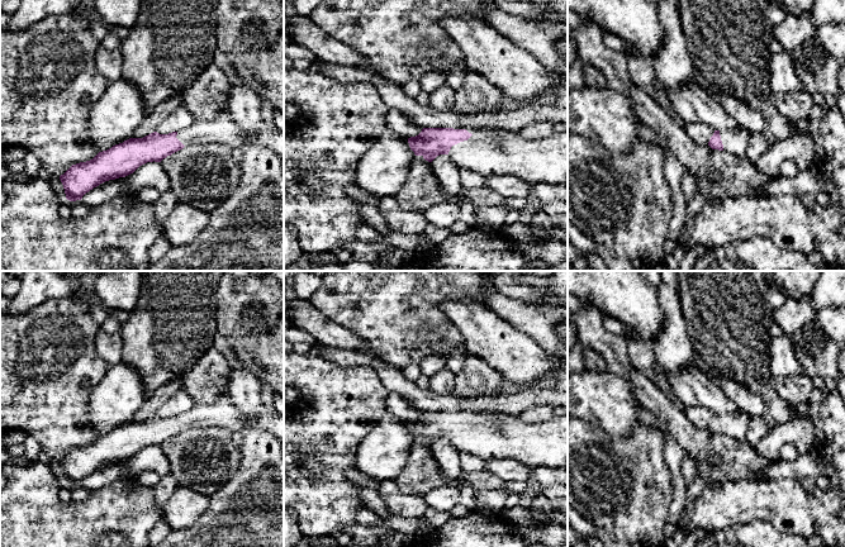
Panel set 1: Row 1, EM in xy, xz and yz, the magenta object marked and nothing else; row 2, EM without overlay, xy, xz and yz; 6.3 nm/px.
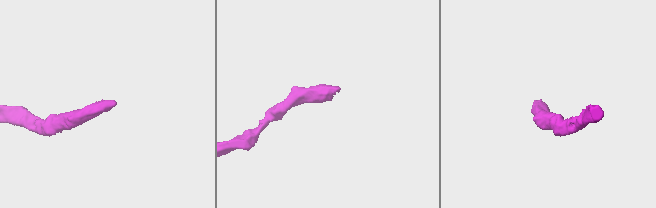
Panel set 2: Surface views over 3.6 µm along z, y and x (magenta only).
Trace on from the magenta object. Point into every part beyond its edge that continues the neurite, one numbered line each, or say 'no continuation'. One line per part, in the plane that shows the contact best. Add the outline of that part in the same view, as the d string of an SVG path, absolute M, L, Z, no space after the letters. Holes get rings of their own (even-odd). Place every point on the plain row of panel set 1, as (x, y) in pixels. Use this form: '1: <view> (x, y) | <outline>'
1: xz (497, 436) | M489 413L452 429L448 439L459 453L474 455L484 461L516 460L527 466L561 468L568 463L568 414L542 424L527 424L518 415Z

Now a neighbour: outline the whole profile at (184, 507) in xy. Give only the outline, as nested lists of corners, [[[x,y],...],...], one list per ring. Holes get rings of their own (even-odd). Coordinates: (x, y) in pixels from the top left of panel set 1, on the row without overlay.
[[[177,485],[163,508],[163,517],[171,529],[189,528],[206,510],[209,496]]]

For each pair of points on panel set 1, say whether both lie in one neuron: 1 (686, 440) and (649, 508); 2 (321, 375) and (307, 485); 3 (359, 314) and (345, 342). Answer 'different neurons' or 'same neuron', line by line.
1: different neurons
2: same neuron
3: different neurons

